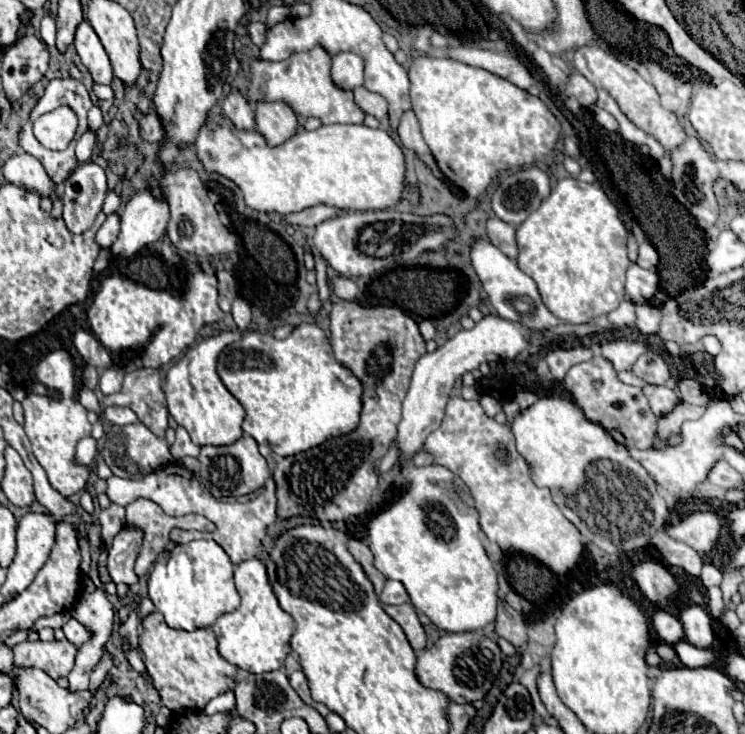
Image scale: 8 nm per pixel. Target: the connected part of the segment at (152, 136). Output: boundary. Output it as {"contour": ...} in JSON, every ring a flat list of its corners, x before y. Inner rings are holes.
{"contour":[[154,113,142,115,142,119,140,119,140,137,142,137,146,143,164,141,164,127,162,127,160,119,158,119]]}

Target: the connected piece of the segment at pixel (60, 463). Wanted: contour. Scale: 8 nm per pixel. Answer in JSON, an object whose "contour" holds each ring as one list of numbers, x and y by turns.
{"contour":[[28,393,22,407,24,431,32,443,32,453,48,473,50,485,62,493,62,471,90,471,88,465,80,465,76,461,76,443,92,433,86,409,76,399,52,399,36,393]]}

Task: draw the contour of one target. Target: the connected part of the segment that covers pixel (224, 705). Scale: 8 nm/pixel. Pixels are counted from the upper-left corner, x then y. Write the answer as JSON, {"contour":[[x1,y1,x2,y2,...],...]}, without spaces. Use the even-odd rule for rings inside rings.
{"contour":[[228,691,228,693,222,693,218,697,214,697,204,709,202,713,218,713,218,711,230,711,234,707,234,693]]}

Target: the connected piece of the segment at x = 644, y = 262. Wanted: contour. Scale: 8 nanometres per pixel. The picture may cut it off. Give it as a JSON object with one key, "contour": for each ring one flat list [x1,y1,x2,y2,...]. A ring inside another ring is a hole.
{"contour":[[642,241,638,245,638,261,636,263,640,267,644,267,644,269,656,269,656,265,658,265,658,253,656,253,656,249,648,241]]}

